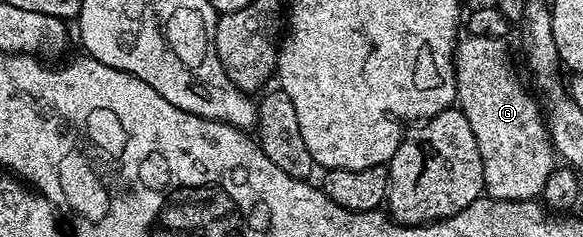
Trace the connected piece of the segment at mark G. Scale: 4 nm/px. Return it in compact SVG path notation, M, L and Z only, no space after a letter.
M469 35L459 37L454 47L454 79L456 80L456 99L457 109L461 110L464 116L468 116L468 124L472 124L472 136L476 136L476 144L480 150L480 160L484 164L484 184L486 185L485 193L496 200L512 200L513 202L529 202L537 199L542 193L544 184L548 176L554 170L556 165L556 155L554 145L550 142L550 132L546 129L546 119L539 103L526 95L524 87L518 83L518 78L514 75L514 66L510 63L510 50L502 43L501 37L484 37L482 35Z

